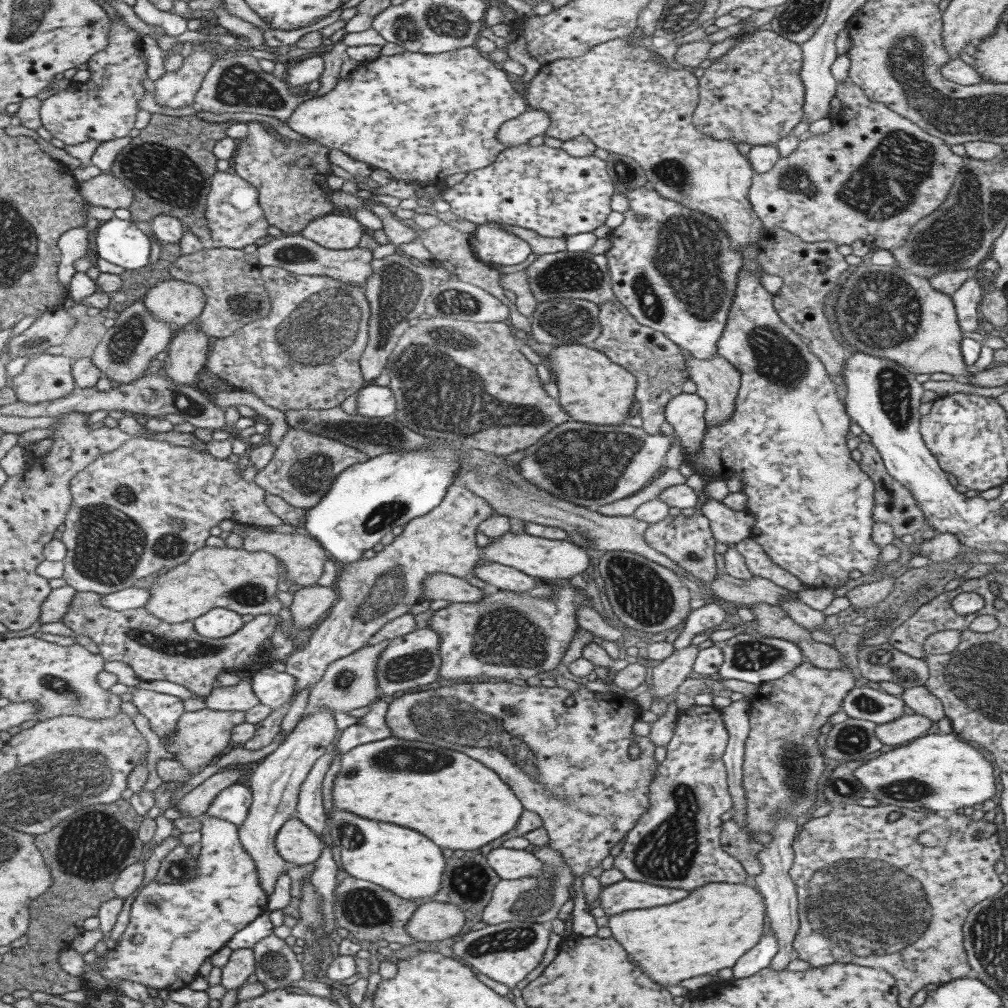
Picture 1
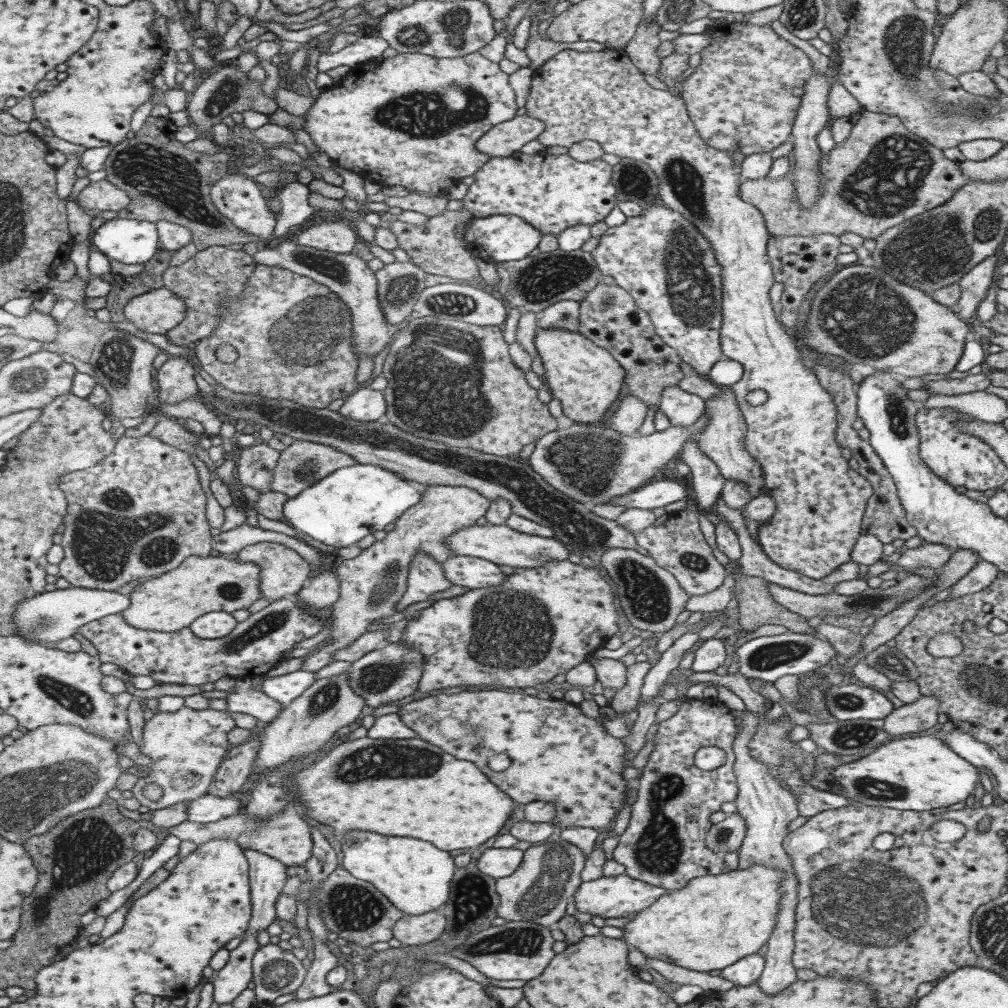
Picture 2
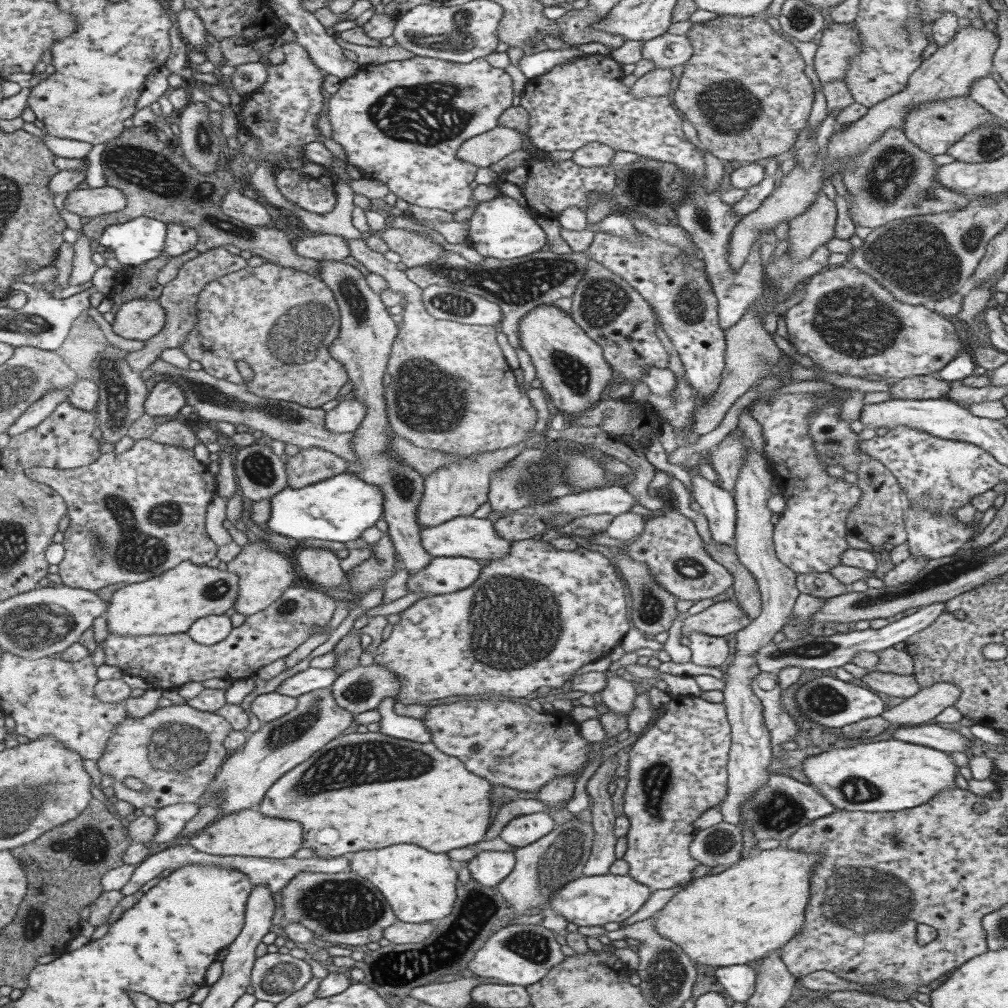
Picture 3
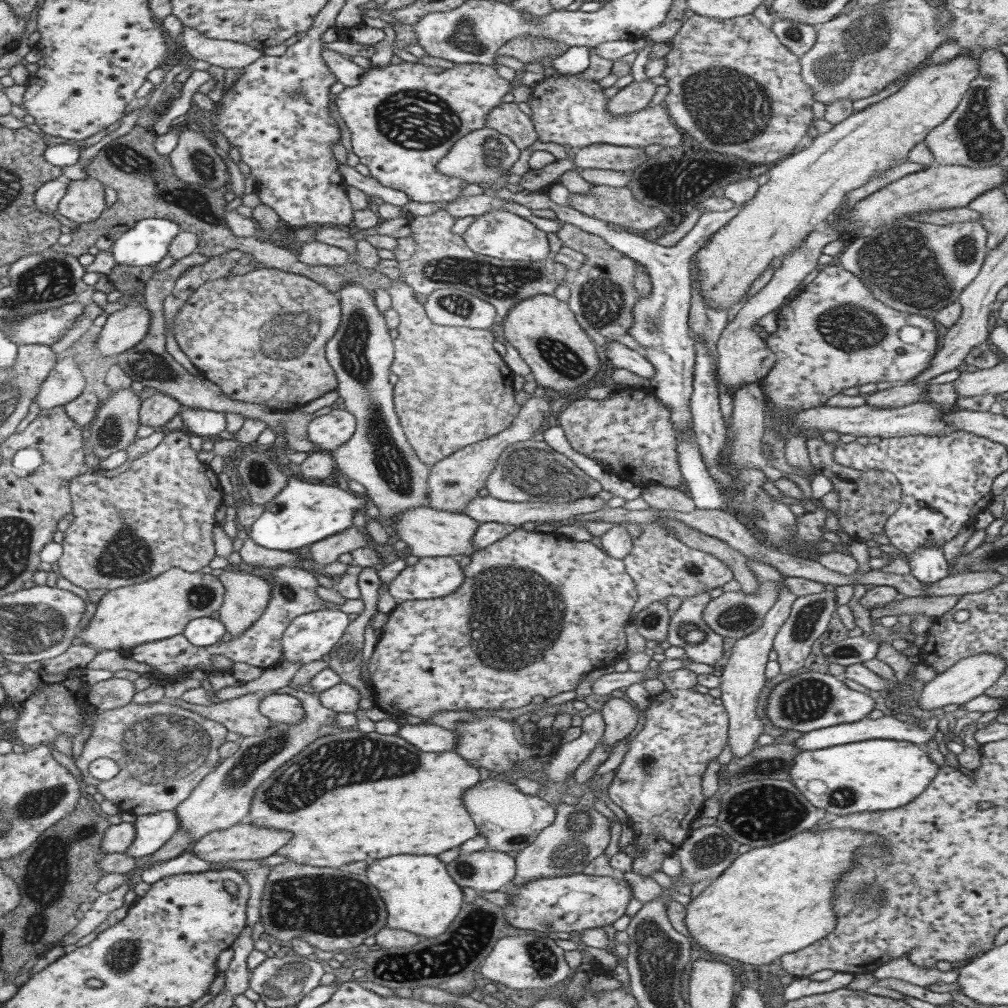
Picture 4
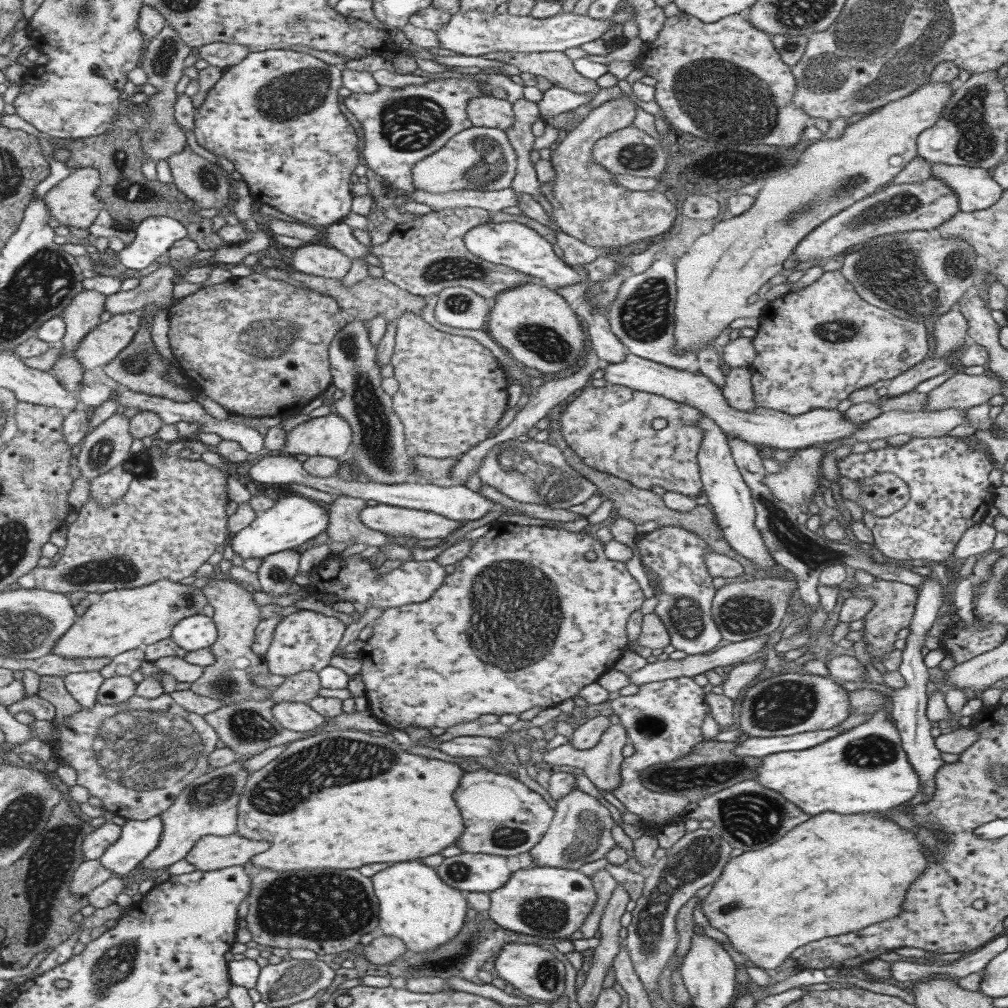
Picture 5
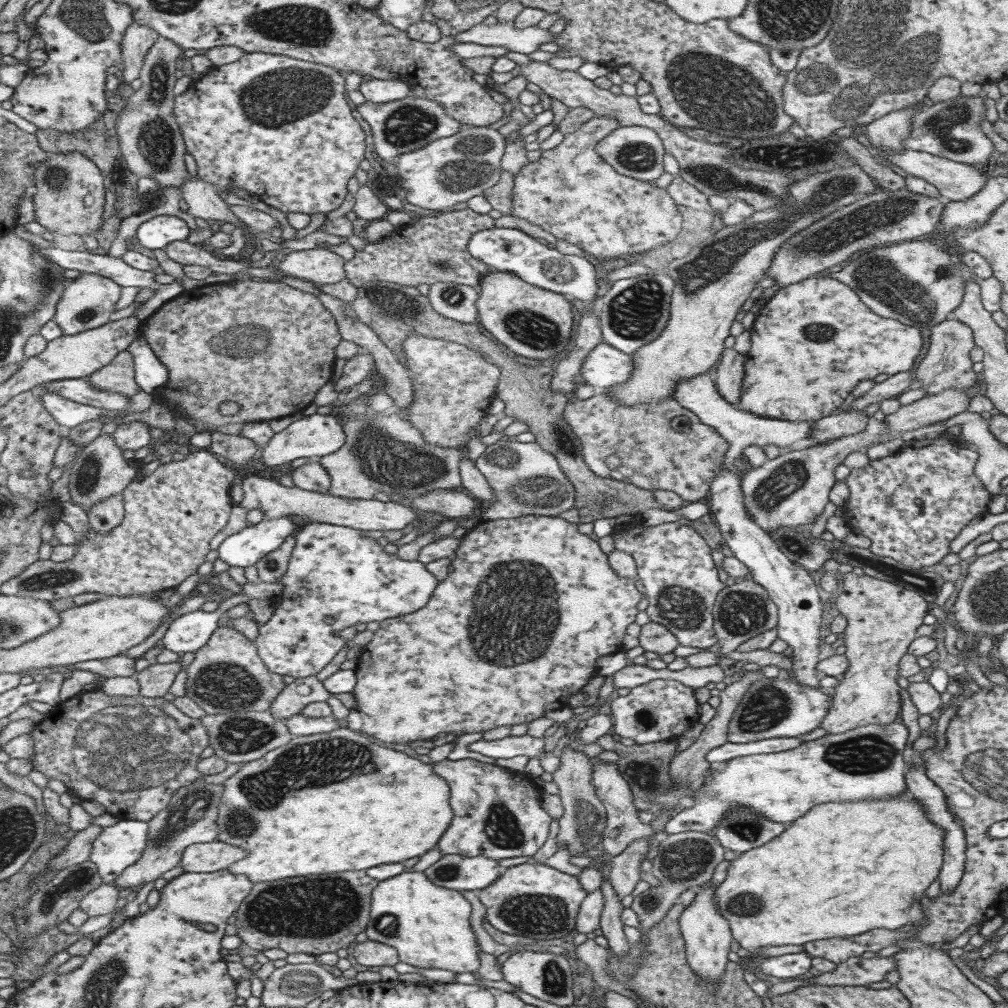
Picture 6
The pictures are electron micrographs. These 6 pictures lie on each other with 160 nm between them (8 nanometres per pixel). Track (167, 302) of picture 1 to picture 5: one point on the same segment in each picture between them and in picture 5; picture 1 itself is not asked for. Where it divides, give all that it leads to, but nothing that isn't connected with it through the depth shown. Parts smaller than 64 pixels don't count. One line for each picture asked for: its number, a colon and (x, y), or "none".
2: (157, 311)
3: (138, 319)
4: (125, 327)
5: (102, 343)

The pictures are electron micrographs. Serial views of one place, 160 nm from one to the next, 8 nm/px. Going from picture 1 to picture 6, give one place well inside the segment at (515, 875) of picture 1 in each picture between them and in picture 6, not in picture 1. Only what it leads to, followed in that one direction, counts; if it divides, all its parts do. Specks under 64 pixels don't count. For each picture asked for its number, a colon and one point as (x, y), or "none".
2: (496, 862)
3: (488, 868)
4: (487, 870)
5: (466, 872)
6: (451, 871)

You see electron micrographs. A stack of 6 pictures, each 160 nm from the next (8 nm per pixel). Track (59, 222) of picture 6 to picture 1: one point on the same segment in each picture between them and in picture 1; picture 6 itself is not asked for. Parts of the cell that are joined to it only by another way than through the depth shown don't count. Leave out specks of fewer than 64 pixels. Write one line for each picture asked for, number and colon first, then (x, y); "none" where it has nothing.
1: (104, 190)
2: (96, 196)
3: (90, 202)
4: (82, 201)
5: (74, 202)

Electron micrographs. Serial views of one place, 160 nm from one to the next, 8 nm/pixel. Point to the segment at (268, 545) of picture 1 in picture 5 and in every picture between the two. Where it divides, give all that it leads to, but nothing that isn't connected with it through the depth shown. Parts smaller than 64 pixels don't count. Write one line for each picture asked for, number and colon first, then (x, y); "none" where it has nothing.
2: (282, 573)
3: (264, 575)
4: (245, 597)
5: (228, 679)

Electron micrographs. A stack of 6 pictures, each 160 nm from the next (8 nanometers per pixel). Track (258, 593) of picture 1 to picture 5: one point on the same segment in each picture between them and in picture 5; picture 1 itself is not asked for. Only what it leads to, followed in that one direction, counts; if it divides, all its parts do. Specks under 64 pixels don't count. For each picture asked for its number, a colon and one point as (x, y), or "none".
2: (172, 601)
3: (167, 604)
4: (159, 608)
5: (124, 619)

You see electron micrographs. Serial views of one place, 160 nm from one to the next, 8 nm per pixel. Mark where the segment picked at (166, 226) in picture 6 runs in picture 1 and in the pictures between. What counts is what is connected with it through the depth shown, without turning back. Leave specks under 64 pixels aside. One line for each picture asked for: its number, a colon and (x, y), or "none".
1: (119, 242)
2: (128, 241)
3: (139, 240)
4: (147, 242)
5: (154, 235)

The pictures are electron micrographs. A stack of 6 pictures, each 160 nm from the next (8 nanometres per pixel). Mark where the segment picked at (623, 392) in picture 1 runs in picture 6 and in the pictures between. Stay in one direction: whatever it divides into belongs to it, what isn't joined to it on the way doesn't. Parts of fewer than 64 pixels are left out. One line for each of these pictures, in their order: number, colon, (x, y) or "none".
2: (585, 378)
3: (570, 367)
4: (560, 356)
5: (535, 326)
6: (530, 321)

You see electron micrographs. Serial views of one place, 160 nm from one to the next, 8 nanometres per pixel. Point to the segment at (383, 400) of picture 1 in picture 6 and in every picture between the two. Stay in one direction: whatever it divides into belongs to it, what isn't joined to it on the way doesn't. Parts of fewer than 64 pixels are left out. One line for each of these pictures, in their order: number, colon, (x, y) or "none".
2: (364, 405)
3: (345, 417)
4: (327, 432)
5: (329, 435)
6: (315, 435)

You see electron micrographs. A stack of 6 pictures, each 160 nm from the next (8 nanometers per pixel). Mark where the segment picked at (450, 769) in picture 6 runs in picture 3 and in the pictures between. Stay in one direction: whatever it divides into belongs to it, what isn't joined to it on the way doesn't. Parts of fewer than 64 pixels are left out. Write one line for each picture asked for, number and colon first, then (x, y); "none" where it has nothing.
3: (521, 830)
4: (509, 820)
5: (501, 816)

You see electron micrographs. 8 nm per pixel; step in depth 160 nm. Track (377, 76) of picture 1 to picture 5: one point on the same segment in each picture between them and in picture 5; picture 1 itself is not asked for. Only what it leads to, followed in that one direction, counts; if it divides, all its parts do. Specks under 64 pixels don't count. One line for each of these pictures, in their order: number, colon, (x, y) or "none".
2: (457, 100)
3: (374, 115)
4: (449, 103)
5: (436, 110)

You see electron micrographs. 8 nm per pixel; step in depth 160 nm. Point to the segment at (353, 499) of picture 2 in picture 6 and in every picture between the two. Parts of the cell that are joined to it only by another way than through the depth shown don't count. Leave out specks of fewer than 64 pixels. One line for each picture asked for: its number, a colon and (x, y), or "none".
3: (337, 509)
4: (303, 512)
5: (294, 521)
6: (245, 548)

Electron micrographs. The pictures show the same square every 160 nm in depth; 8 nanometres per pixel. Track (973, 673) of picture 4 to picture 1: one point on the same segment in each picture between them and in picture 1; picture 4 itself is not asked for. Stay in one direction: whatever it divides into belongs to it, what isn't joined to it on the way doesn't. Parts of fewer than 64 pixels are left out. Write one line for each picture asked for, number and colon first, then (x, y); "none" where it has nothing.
1: (900, 730)
2: (922, 713)
3: (926, 703)

